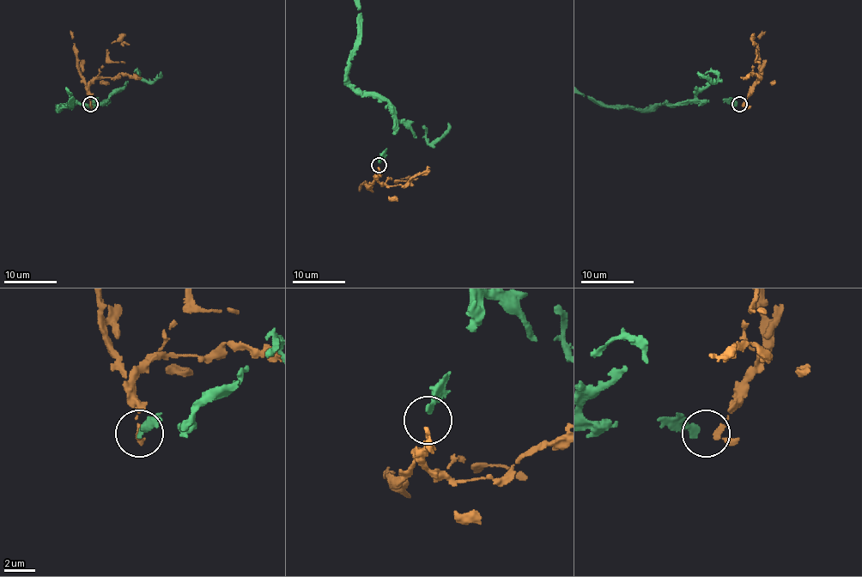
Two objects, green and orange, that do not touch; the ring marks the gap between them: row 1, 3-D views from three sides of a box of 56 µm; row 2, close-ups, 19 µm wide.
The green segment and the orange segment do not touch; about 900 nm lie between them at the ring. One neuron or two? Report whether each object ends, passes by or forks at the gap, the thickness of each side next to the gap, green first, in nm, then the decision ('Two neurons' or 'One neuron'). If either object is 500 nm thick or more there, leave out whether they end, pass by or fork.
At the ring green ends. At the ring orange passes by. Thickness 380 nm (green) against 260 nm. One neuron

